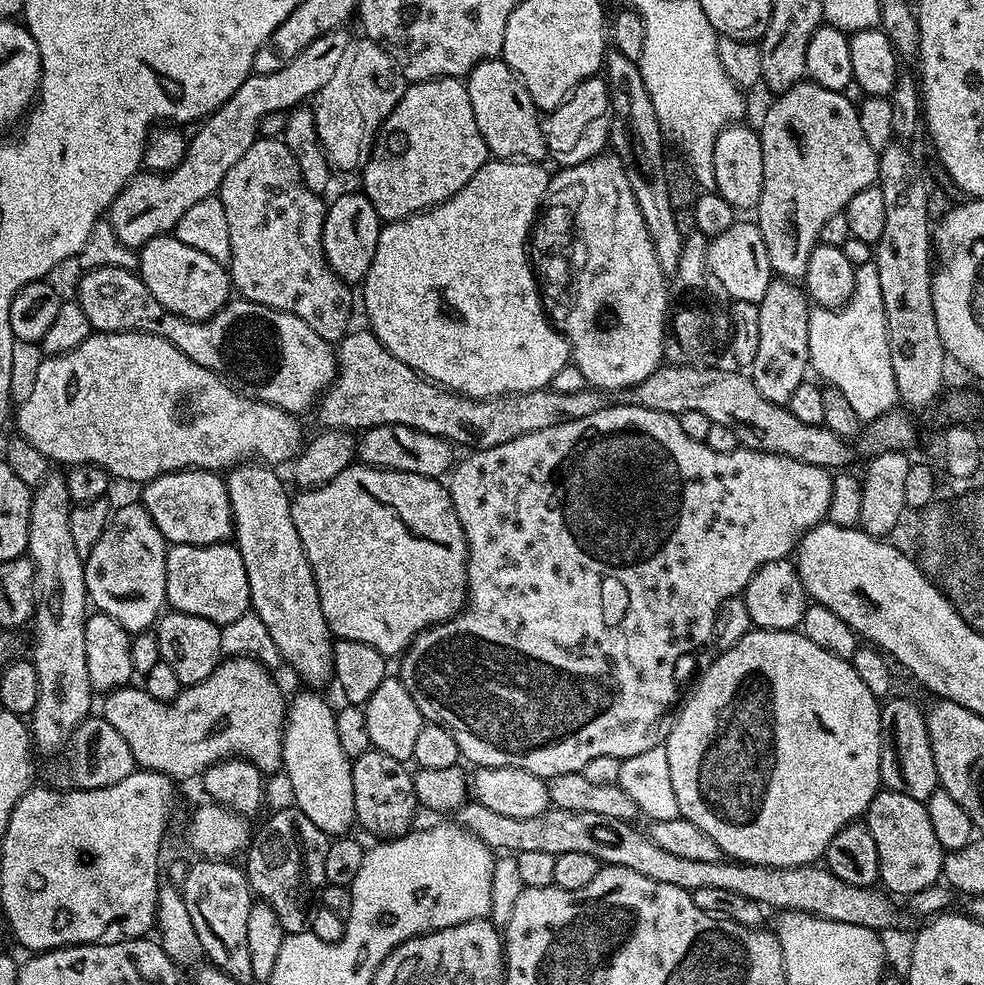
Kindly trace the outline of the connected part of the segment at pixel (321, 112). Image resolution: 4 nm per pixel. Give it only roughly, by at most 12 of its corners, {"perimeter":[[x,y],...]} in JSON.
{"perimeter":[[351,39],[312,106],[333,171],[356,171],[406,82]]}

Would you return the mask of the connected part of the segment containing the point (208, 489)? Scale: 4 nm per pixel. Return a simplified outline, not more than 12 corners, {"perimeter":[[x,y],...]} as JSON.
{"perimeter":[[206,468],[162,472],[142,503],[169,545],[233,535],[228,486]]}

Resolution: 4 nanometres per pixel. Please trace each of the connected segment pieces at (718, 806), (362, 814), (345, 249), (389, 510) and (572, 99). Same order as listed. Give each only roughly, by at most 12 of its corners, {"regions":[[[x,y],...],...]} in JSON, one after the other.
{"regions":[[[803,632],[720,652],[664,744],[680,816],[817,863],[881,791],[881,701]],[[375,750],[352,760],[357,821],[405,836],[418,801],[409,765]],[[363,191],[327,205],[330,270],[359,285],[374,262],[379,214]],[[354,462],[297,491],[333,637],[396,658],[468,603],[447,487]],[[583,80],[543,117],[550,160],[578,166],[609,147],[608,81]]]}

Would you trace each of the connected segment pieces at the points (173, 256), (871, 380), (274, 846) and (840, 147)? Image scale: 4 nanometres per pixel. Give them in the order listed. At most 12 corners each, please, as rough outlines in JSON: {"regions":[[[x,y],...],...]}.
{"regions":[[[150,238],[138,275],[167,312],[209,320],[233,295],[210,254]],[[878,266],[808,314],[811,371],[861,421],[897,407]],[[295,806],[246,849],[248,887],[309,931],[329,836]],[[801,82],[758,124],[754,215],[800,282],[822,226],[877,183],[845,93]]]}

